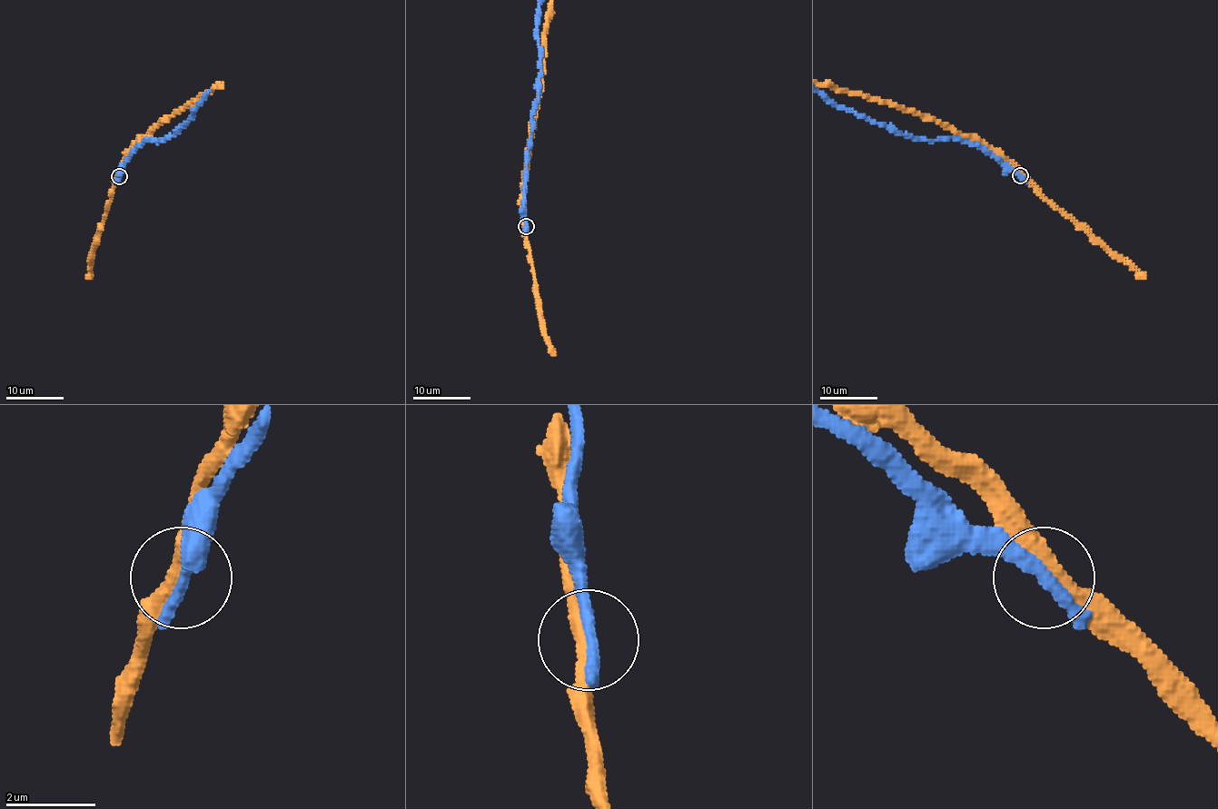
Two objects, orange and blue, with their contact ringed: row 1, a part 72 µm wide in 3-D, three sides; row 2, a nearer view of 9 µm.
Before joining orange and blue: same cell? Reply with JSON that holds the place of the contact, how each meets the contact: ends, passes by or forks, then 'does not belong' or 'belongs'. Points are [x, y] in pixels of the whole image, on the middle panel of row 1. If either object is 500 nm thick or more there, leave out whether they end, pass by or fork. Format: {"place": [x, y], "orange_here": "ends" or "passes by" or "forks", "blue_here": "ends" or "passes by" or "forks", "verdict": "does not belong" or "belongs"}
{"place": [526, 226], "orange_here": "passes by", "blue_here": "passes by", "verdict": "does not belong"}

